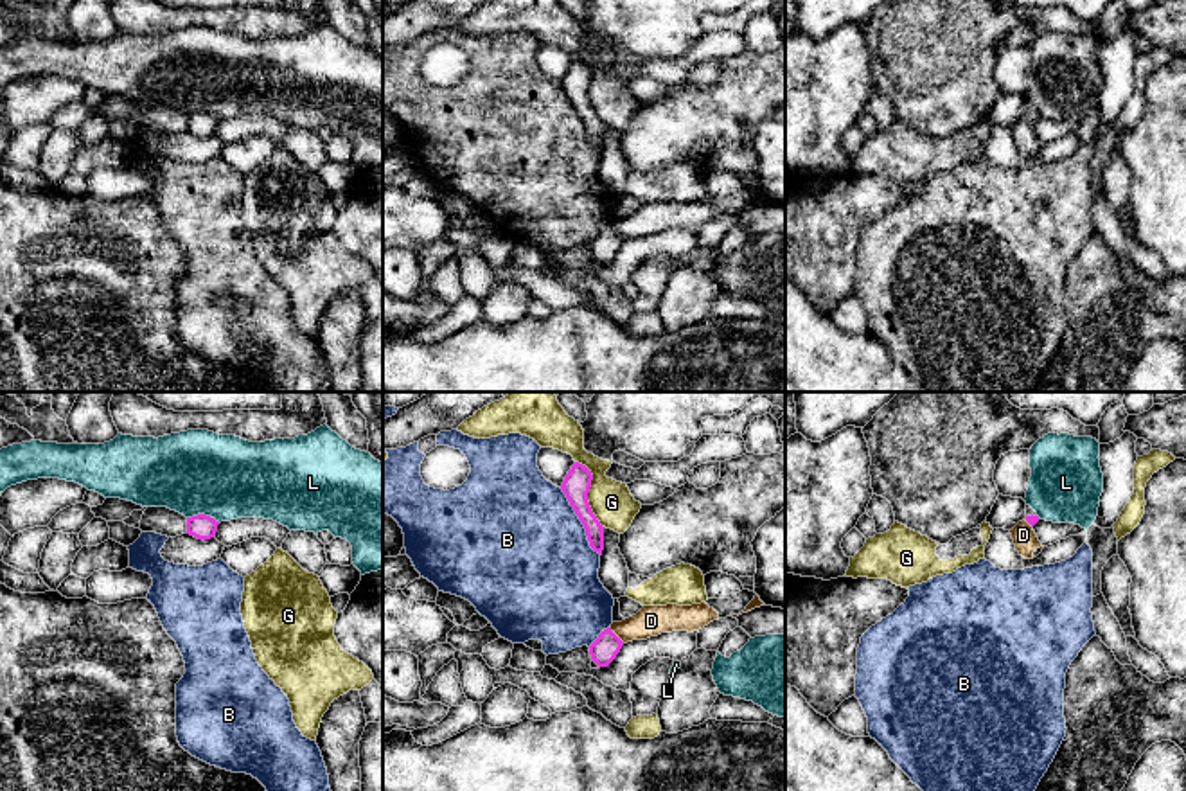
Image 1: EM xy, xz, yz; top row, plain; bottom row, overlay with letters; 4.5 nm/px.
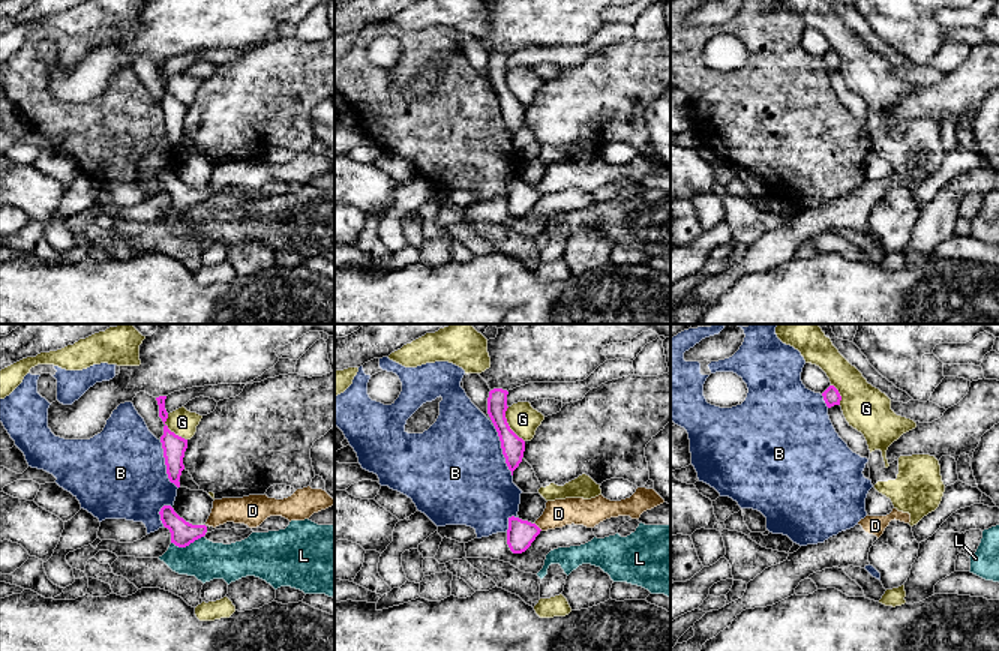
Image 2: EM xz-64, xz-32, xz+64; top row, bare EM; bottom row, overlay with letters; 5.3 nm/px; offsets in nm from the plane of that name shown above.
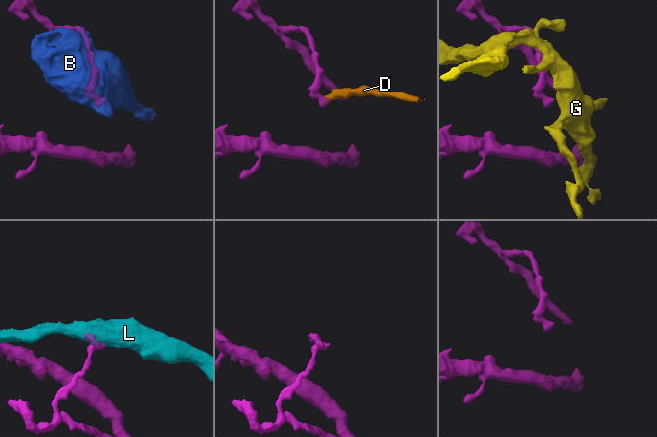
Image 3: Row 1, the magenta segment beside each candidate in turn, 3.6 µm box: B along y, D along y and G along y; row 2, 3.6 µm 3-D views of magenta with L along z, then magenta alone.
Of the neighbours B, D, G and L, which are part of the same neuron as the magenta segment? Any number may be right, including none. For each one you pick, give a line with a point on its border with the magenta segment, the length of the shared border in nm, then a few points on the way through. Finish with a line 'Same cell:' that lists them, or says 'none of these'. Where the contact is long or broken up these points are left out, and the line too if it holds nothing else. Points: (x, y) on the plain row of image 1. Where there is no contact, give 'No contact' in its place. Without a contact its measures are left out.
Same cell: none of these

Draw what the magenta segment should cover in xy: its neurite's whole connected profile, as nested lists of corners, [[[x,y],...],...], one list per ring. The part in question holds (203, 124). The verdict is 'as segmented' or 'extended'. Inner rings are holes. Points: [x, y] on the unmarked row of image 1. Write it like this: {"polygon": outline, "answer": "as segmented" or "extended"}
{"polygon": [[[198,111],[187,115],[187,131],[205,138],[216,133],[217,122],[219,119],[216,119],[214,115]]], "answer": "as segmented"}

